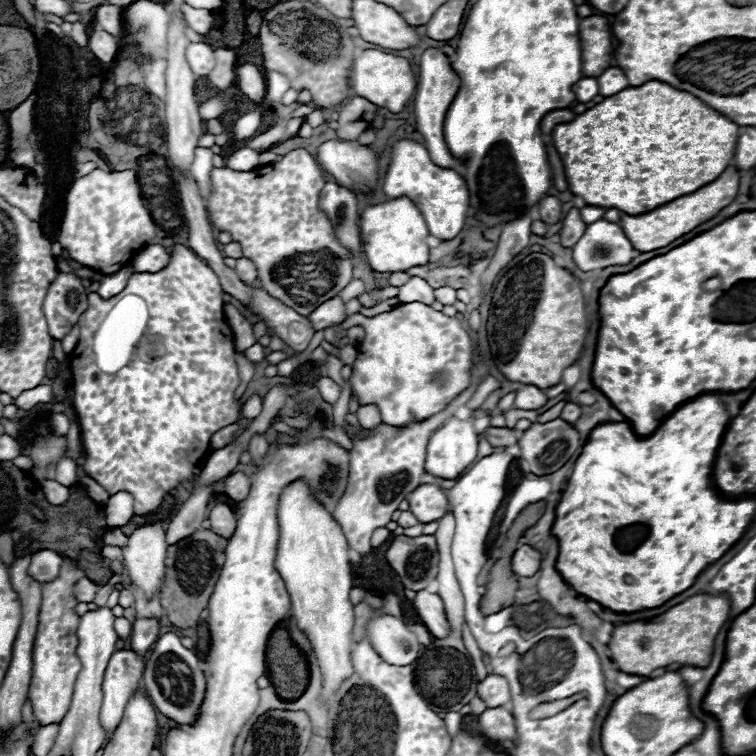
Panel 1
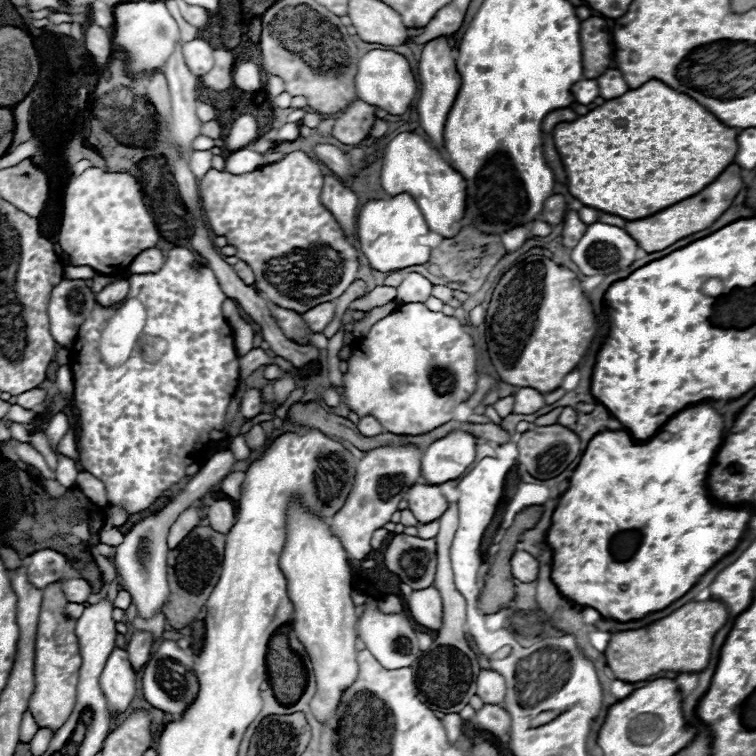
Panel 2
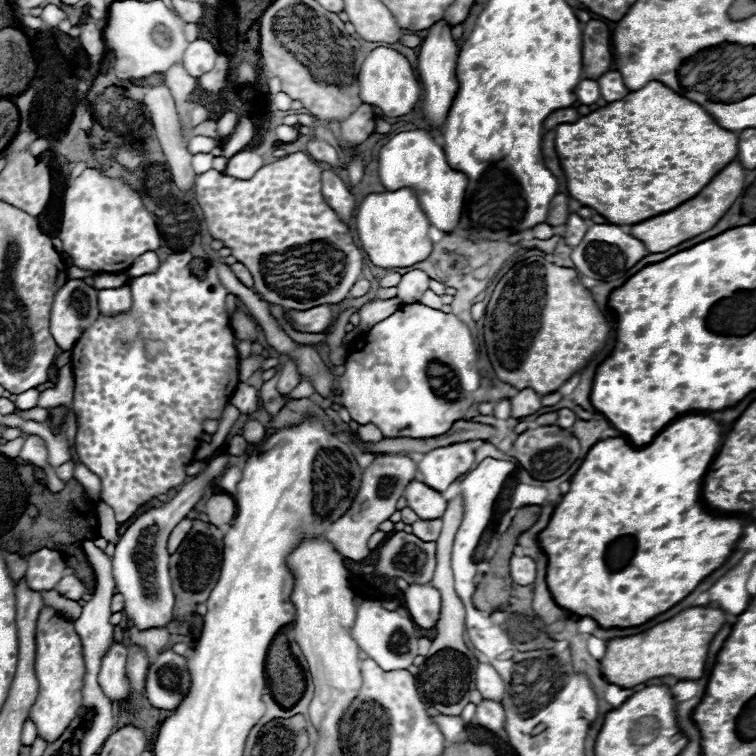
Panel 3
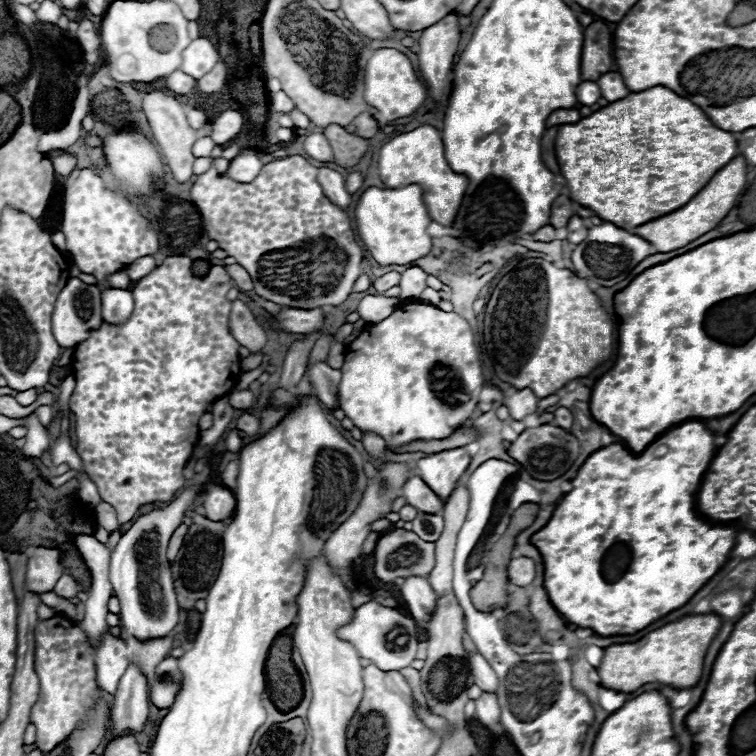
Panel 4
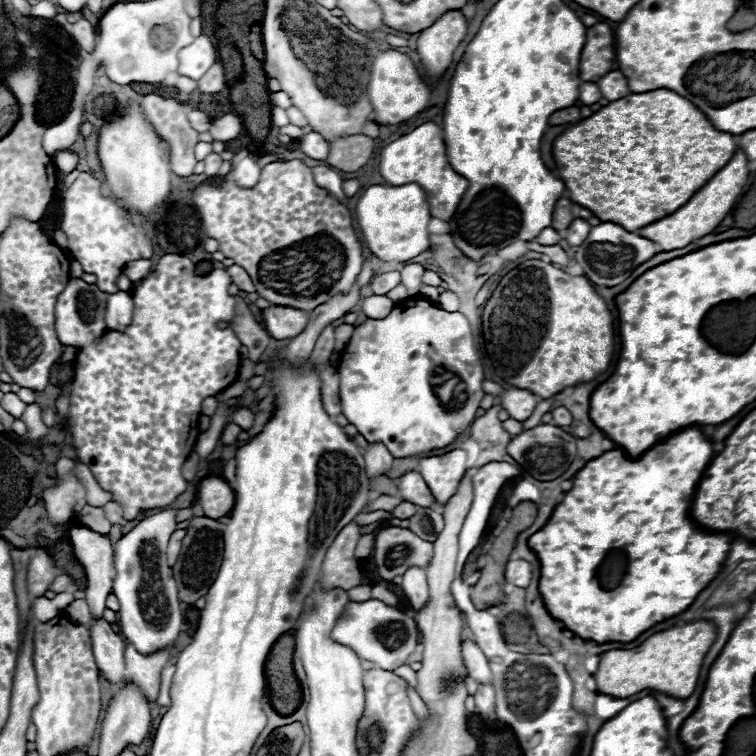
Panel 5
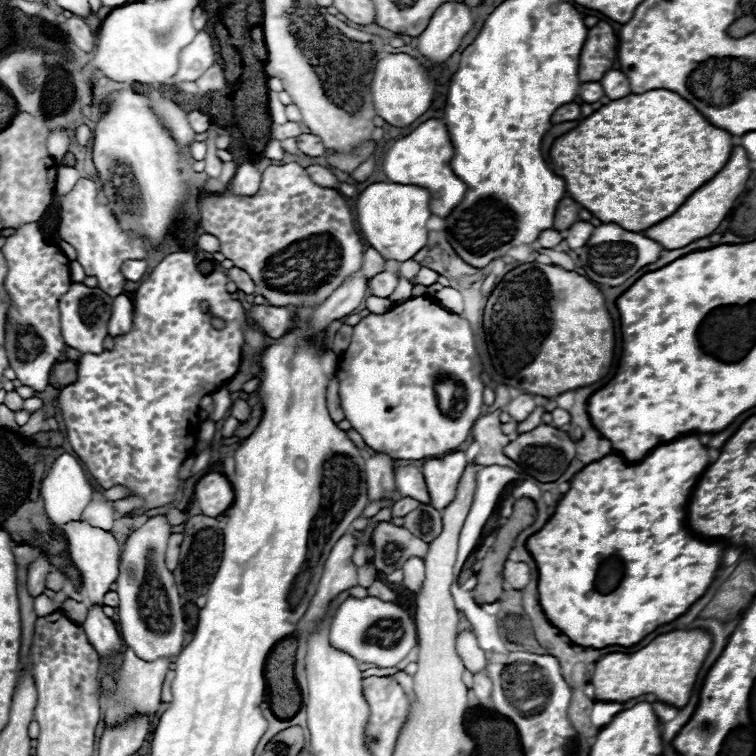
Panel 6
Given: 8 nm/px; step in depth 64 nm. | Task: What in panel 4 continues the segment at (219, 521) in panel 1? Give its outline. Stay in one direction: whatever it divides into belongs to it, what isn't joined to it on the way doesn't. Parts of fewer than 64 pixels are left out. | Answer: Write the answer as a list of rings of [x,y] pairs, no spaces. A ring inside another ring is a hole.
[[[212,484],[206,488],[204,510],[208,520],[214,520],[214,522],[226,520],[234,514],[234,508],[236,508],[236,500],[228,488],[224,488],[222,484]]]

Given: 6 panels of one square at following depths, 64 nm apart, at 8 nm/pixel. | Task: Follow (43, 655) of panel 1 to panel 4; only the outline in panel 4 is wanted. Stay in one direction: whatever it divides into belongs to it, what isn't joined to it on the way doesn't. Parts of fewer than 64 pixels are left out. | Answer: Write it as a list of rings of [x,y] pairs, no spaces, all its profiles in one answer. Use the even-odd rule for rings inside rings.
[[[64,618],[40,620],[36,624],[36,652],[34,666],[40,680],[40,696],[30,712],[30,722],[36,726],[36,746],[46,754],[62,740],[66,740],[76,724],[92,708],[96,696],[96,670],[94,652],[84,632]]]

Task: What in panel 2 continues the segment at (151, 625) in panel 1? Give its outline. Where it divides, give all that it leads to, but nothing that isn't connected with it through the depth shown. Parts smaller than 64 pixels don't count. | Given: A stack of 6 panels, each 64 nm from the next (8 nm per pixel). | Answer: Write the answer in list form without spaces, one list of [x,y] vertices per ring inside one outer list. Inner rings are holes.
[[[134,632],[130,642],[128,642],[128,654],[130,654],[130,662],[134,666],[136,672],[142,672],[144,664],[150,658],[150,648],[152,646],[152,634],[150,632]]]

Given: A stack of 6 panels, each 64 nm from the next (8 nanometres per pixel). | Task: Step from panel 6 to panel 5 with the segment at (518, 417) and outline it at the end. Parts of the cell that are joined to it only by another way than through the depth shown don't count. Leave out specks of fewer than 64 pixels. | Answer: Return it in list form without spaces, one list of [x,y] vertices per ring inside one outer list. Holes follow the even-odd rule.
[[[506,390],[502,394],[502,408],[508,410],[510,418],[518,420],[518,422],[524,422],[536,408],[538,404],[538,398],[530,392],[530,390]]]

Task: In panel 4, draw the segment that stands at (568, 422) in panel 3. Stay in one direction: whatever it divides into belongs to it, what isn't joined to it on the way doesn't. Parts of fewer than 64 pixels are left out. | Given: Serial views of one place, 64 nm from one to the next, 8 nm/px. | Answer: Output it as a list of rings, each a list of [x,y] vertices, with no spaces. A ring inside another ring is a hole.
[[[558,408],[554,412],[554,420],[552,420],[554,426],[560,426],[564,430],[568,430],[572,424],[574,424],[574,414],[568,410],[568,408]]]

